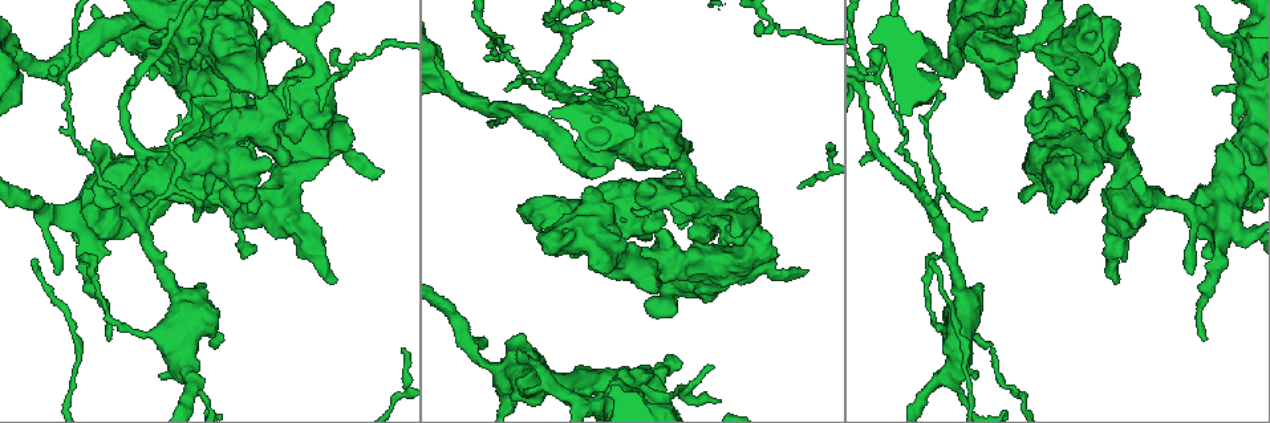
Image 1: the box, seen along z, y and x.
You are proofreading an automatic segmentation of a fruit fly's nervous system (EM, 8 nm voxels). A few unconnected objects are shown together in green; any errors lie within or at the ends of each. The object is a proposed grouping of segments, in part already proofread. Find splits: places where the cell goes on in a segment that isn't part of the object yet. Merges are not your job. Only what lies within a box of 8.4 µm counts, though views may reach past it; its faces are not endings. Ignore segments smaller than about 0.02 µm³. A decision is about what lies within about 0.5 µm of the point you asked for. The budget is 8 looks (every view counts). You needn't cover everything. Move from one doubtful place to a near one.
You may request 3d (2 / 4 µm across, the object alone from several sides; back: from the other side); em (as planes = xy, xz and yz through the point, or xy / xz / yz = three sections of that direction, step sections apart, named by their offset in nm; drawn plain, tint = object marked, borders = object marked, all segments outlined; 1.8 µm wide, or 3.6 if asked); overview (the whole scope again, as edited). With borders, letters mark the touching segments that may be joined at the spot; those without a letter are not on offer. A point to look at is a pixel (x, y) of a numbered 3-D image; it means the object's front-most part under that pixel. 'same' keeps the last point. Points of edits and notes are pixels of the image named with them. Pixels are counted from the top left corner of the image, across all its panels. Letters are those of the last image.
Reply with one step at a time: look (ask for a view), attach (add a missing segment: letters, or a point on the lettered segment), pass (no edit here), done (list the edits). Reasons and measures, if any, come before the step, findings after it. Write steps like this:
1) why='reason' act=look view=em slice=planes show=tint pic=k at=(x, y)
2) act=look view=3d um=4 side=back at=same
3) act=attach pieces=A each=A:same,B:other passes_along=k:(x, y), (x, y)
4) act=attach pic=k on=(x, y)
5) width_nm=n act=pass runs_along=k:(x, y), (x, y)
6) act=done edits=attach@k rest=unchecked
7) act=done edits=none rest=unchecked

why='thick turns thin' act=look view=em slice=xy step=16 show=tint pic=1 at=(141, 185)

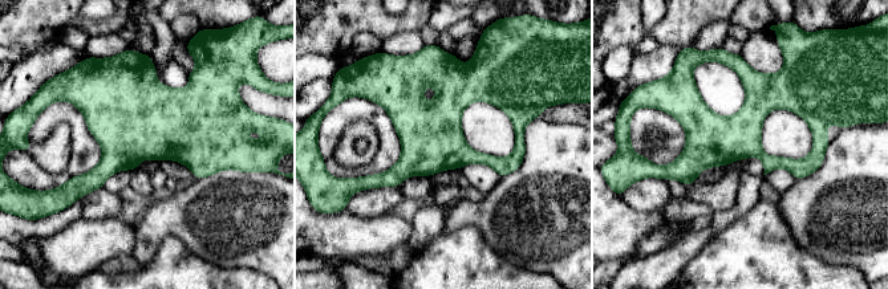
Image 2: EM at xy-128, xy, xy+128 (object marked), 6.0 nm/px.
why='another direction' act=look view=em slice=planes show=borders at=same

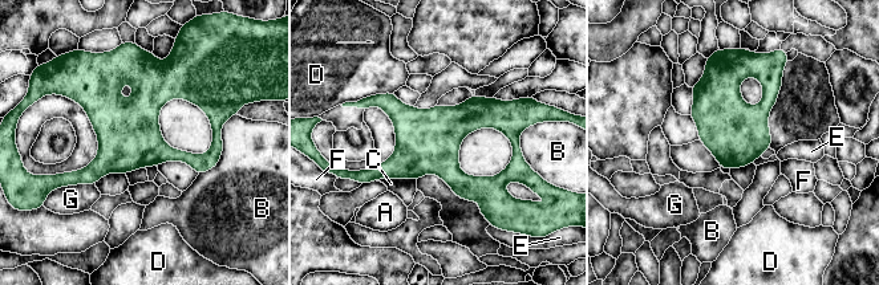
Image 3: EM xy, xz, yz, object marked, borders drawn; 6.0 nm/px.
longest_contact=B:400nm act=pass each=A:other,B:other,C:other,D:other,E:other,F:other,G:other border=3:(416, 179), (380, 178), (377, 180) found='none of them fits'

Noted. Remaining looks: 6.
why='free end' act=look view=3d um=4 side=back pic=1 at=(1206, 259)

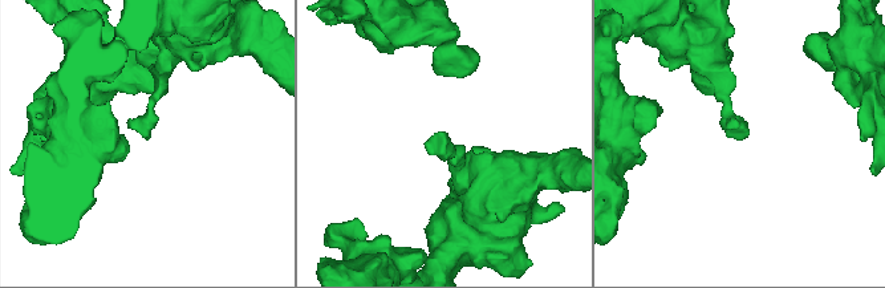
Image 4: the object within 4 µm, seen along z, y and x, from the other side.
act=look view=em slice=planes show=borders pic=4 at=(446, 143)

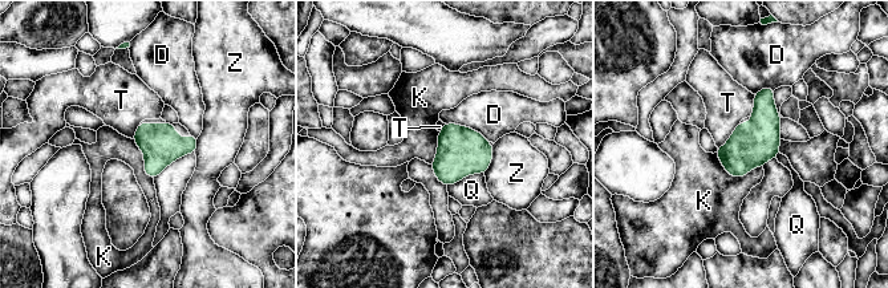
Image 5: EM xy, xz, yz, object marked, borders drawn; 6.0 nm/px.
act=pass each=D:other,K:other,Q:other,T:other,Z:other border=5:(714, 153), (734, 177), (762, 167) found='no lettered segment goes on from it'

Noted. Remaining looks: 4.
act=look view=em um=3.6 slice=xy step=8 show=borders pic=1 at=(947, 334)

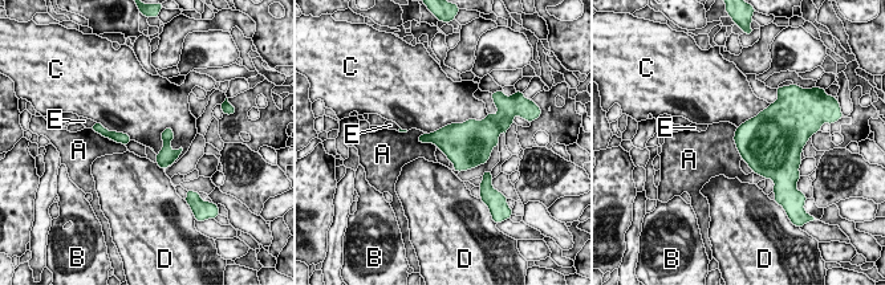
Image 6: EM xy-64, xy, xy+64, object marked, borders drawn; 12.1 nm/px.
width_nm=30 act=pass each=A:other,B:other,C:other,D:other,E:other border=6:(169, 126), (182, 153), (167, 166) found='no lettered segment goes on from it'

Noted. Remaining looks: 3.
why='an open end' act=look view=3d um=4 pic=1 at=(298, 61)

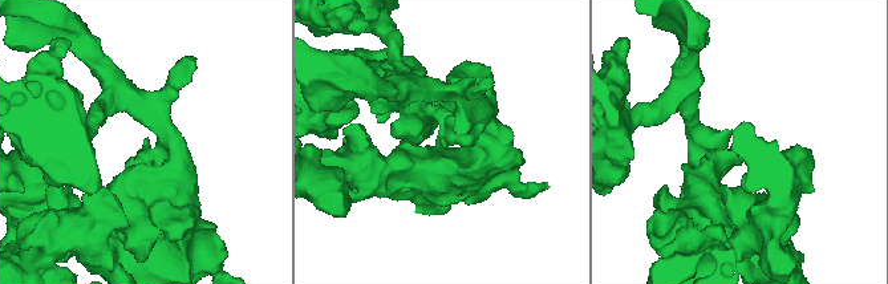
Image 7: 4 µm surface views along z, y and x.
act=look view=em slice=yz step=4 show=plain pic=7 at=(146, 138)

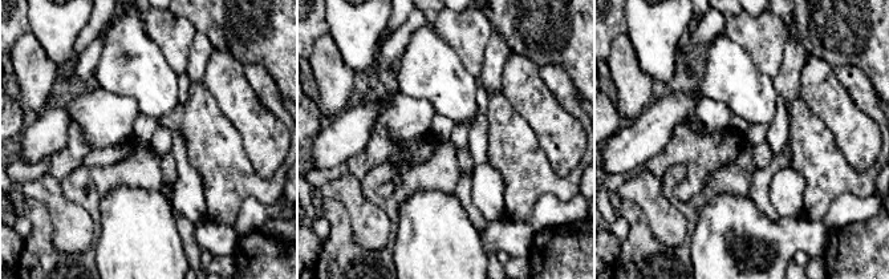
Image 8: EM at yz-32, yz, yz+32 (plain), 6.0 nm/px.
why='what lies round it' act=look view=em slice=yz step=4 show=borders at=same

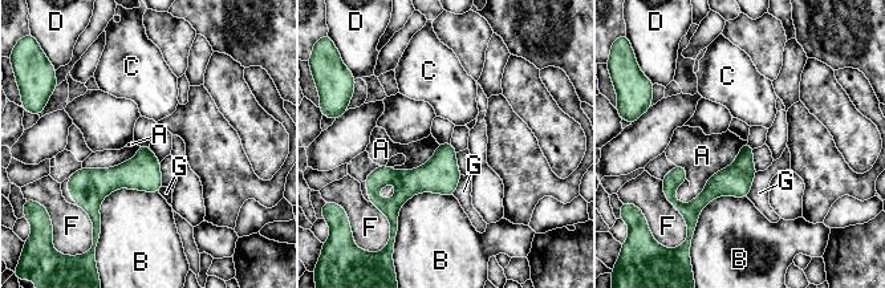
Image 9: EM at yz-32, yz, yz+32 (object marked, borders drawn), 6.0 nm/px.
width_nm=140 act=pass each=A:other,B:other,C:other,D:other,F:other,G:other found='none of them fits'

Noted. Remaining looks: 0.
act=done edits=none rest=unchecked

